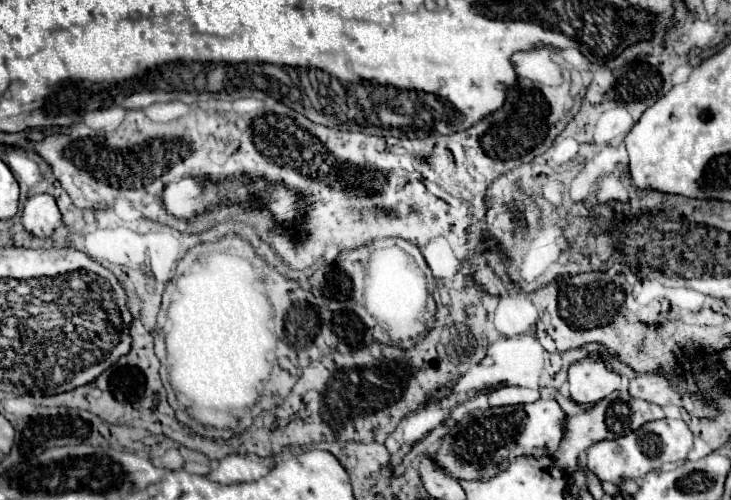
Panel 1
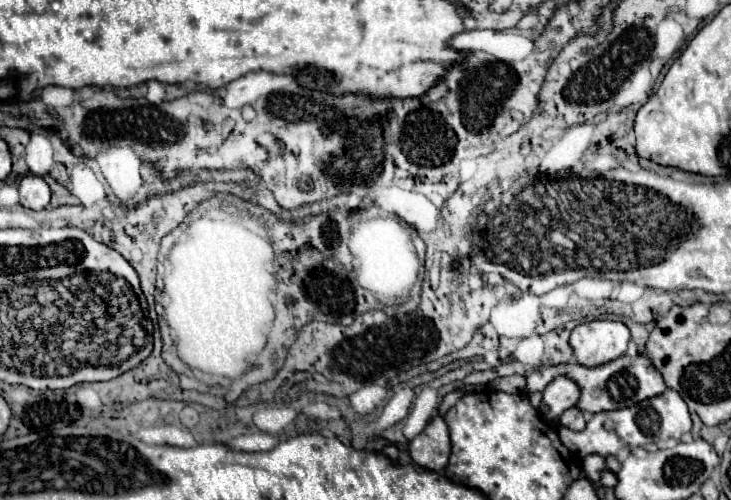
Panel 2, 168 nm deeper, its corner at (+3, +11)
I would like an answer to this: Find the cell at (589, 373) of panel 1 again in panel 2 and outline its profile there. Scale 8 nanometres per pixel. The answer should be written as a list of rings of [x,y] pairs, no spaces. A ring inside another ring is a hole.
[[[593,320],[587,326],[581,324],[573,330],[571,334],[571,346],[575,350],[577,362],[583,366],[599,366],[605,362],[611,362],[627,352],[627,342],[629,342],[629,328],[623,322],[613,322],[613,320]]]

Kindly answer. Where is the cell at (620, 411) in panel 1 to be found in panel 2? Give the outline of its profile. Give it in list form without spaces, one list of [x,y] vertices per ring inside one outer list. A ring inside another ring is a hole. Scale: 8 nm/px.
[[[637,354],[635,358],[629,358],[629,356],[615,358],[607,364],[601,364],[599,368],[583,368],[583,364],[537,368],[535,372],[527,374],[527,392],[541,392],[541,388],[545,388],[559,374],[573,378],[577,382],[577,386],[581,388],[581,398],[579,398],[577,406],[583,412],[603,412],[603,410],[627,408],[641,400],[653,398],[667,388],[663,384],[663,376],[659,376],[659,372],[655,372],[655,368],[651,368],[651,360],[647,360],[647,354]]]

